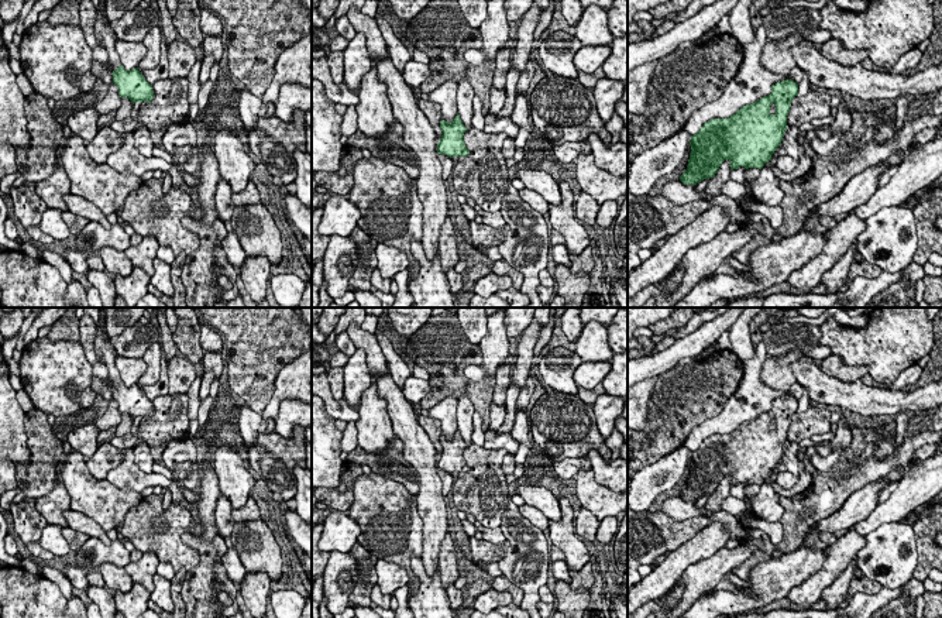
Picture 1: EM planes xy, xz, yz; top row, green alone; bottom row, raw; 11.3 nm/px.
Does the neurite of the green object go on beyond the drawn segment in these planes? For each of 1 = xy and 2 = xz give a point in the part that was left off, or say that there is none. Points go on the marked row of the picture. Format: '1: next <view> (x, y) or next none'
1: next xy (105, 33)
2: next none

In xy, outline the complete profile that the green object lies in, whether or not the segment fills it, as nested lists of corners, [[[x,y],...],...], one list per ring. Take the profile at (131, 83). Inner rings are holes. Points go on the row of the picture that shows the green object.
[[[99,0],[96,7],[97,18],[94,23],[94,31],[99,41],[107,49],[109,63],[114,69],[113,83],[118,87],[120,97],[128,97],[133,104],[137,102],[148,102],[154,99],[152,85],[149,85],[138,68],[126,71],[121,65],[120,56],[116,51],[117,35],[110,27],[110,23],[106,17],[106,0]]]

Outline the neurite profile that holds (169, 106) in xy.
[[[168,78],[152,85],[154,99],[141,103],[138,120],[149,130],[155,147],[162,145],[162,137],[171,124],[188,119],[188,78]]]

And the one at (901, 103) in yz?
[[[901,96],[895,99],[895,128],[901,130],[904,126],[904,120],[907,119],[907,113],[908,113],[908,99],[907,96]]]

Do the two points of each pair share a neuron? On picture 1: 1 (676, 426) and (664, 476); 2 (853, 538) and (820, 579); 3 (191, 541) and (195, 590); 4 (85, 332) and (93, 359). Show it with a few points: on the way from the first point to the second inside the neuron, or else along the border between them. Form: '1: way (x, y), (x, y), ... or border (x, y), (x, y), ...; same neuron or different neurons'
1: border (683, 443), (642, 469); different neurons
2: way (846, 548), (829, 569); same neuron
3: way (202, 552), (202, 577); same neuron
4: way (88, 339), (90, 352); same neuron

